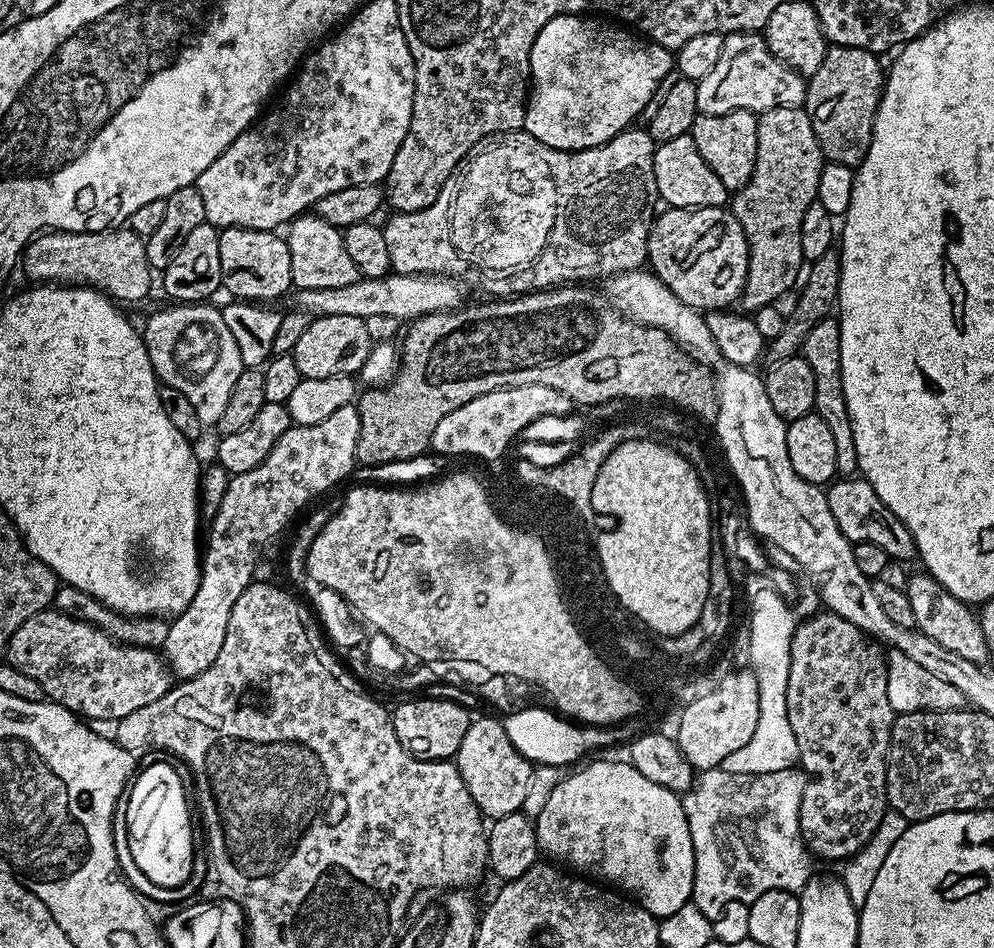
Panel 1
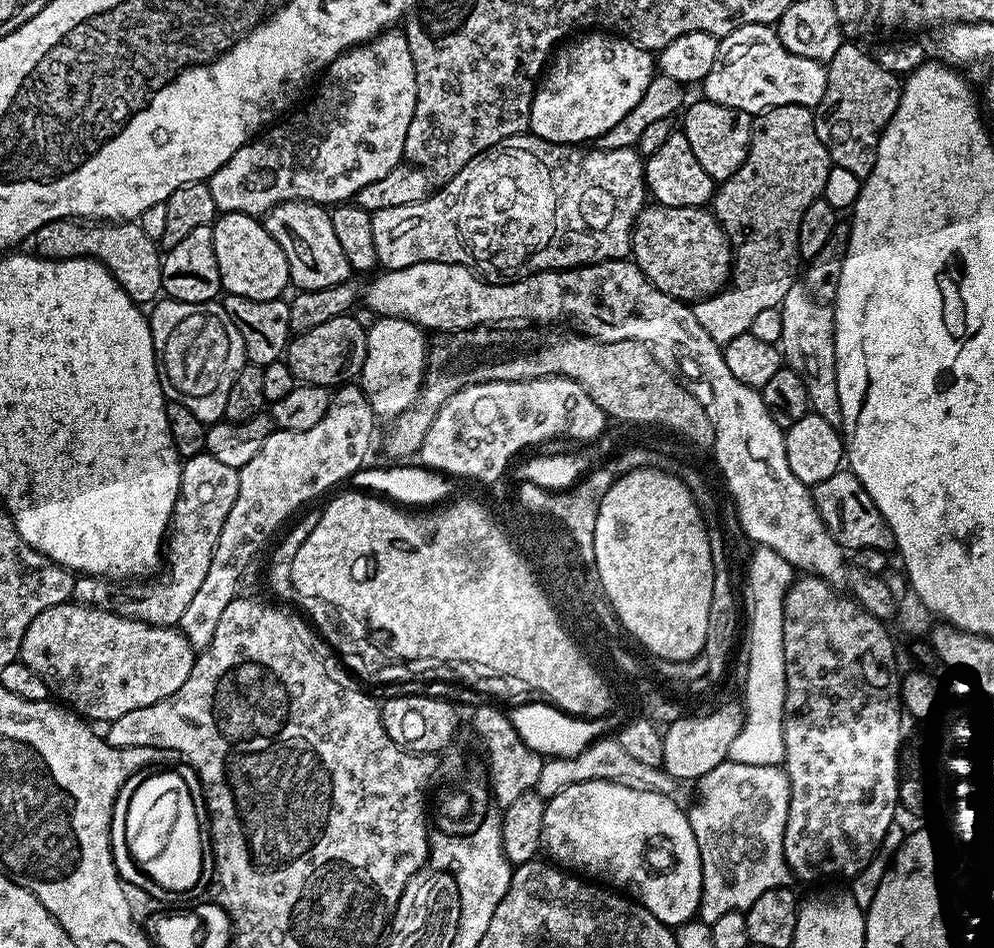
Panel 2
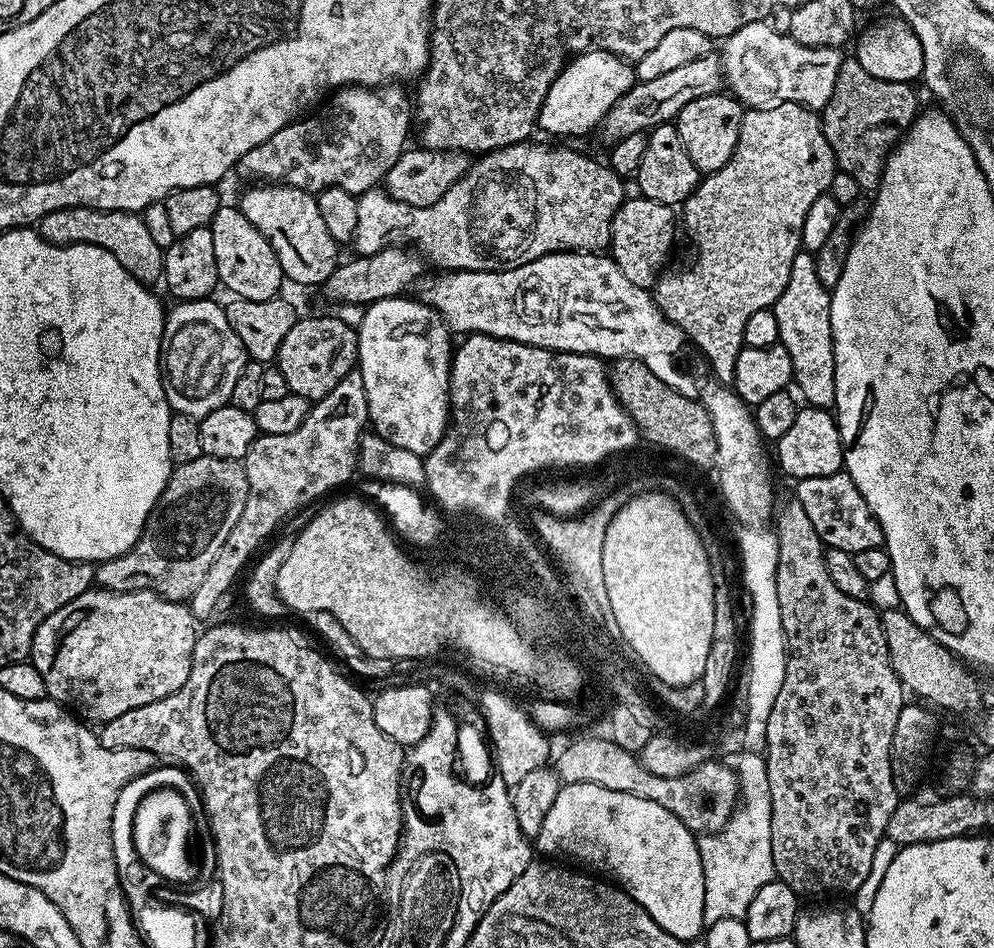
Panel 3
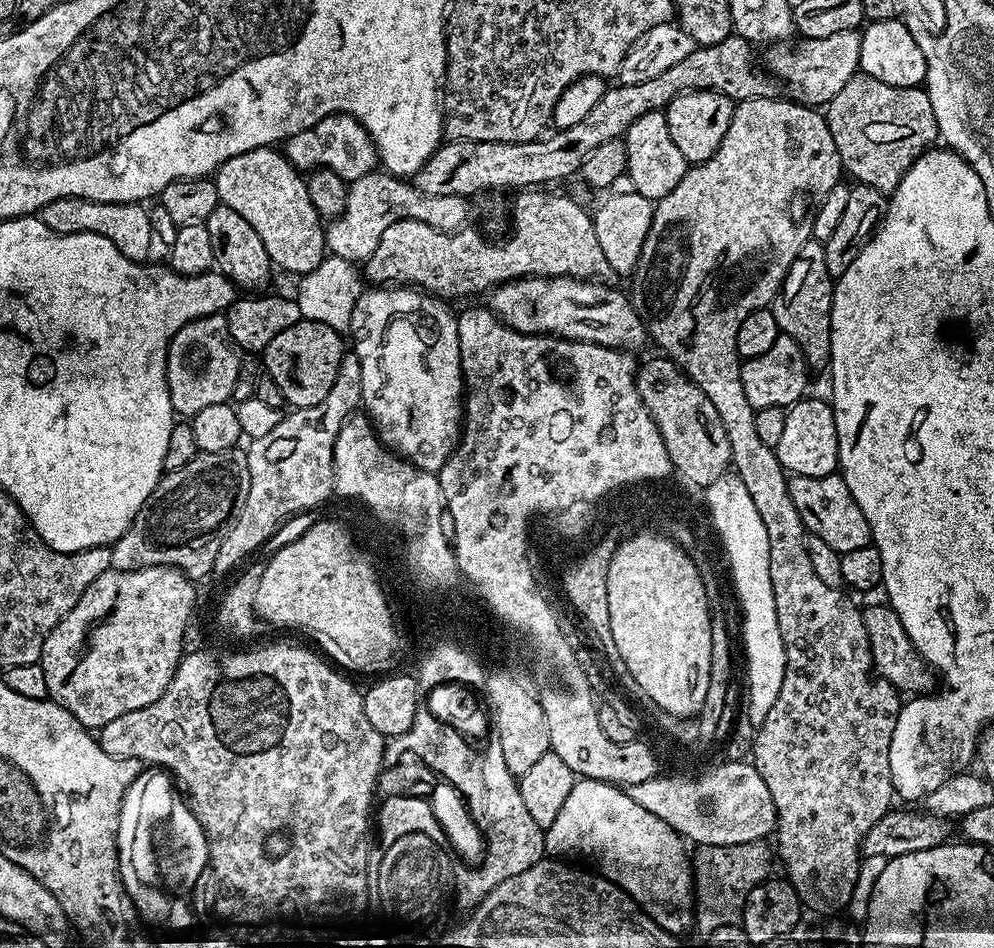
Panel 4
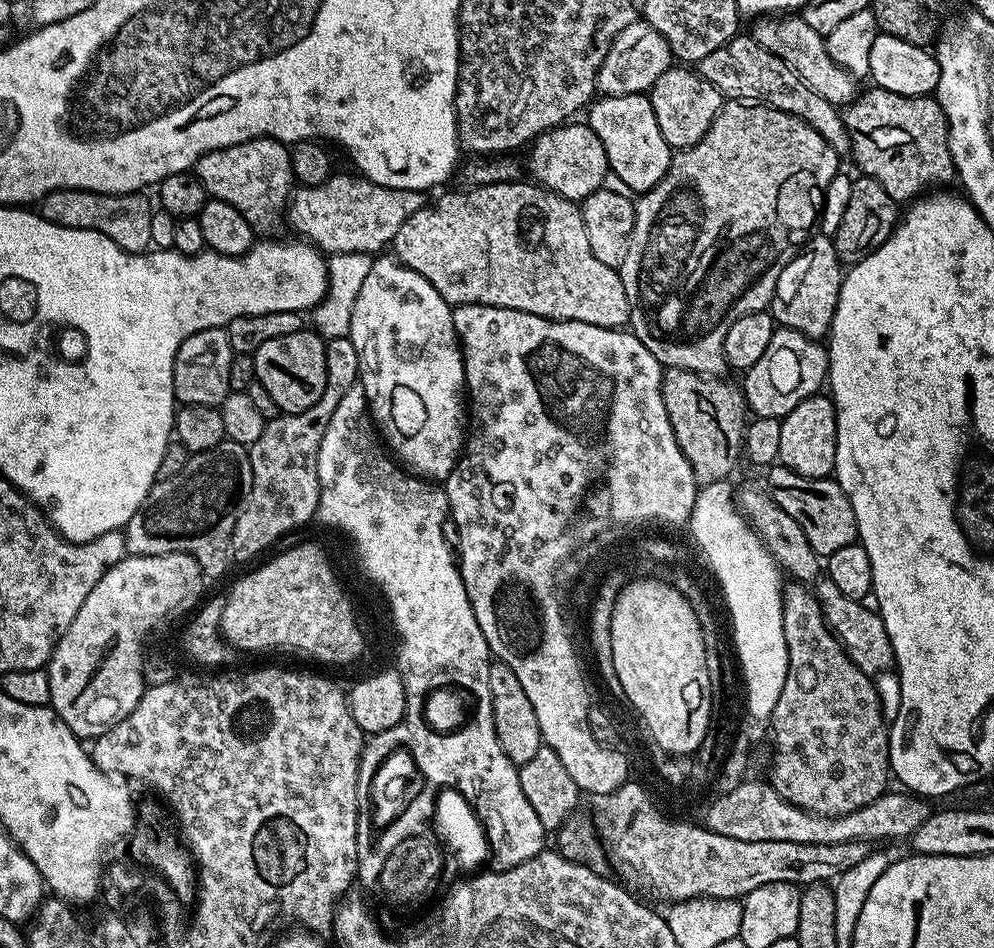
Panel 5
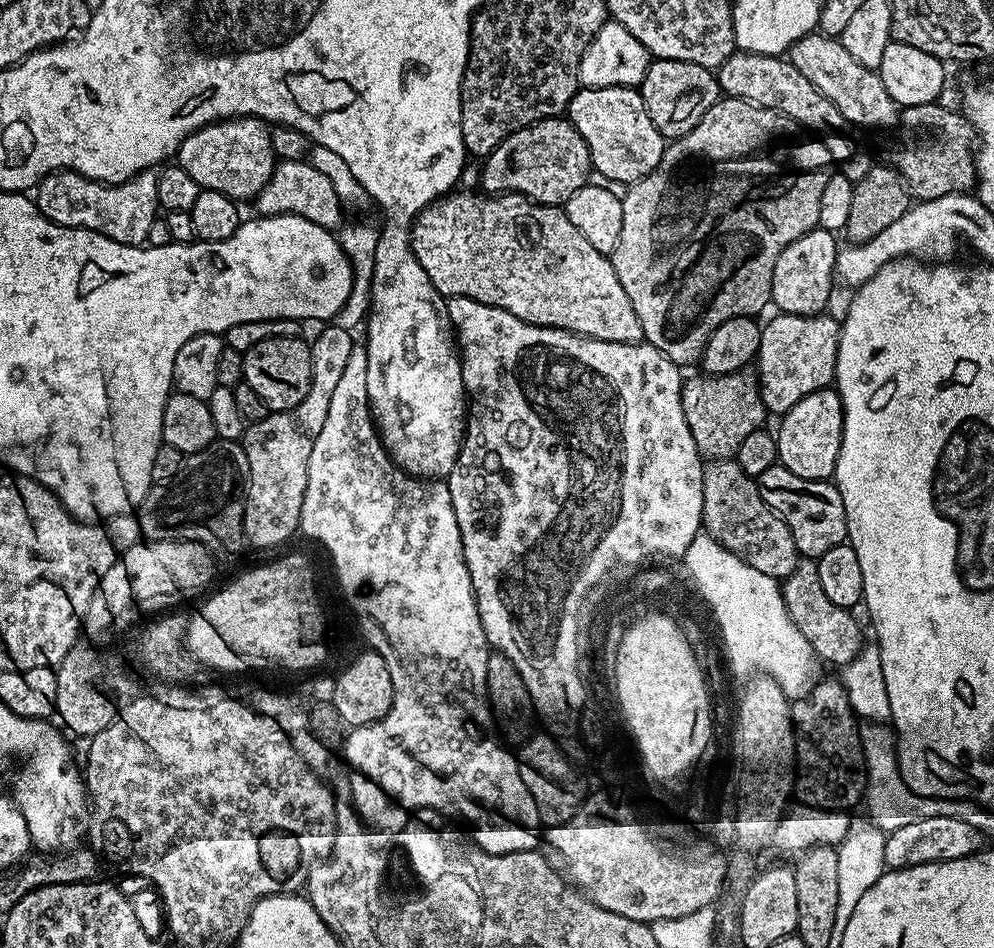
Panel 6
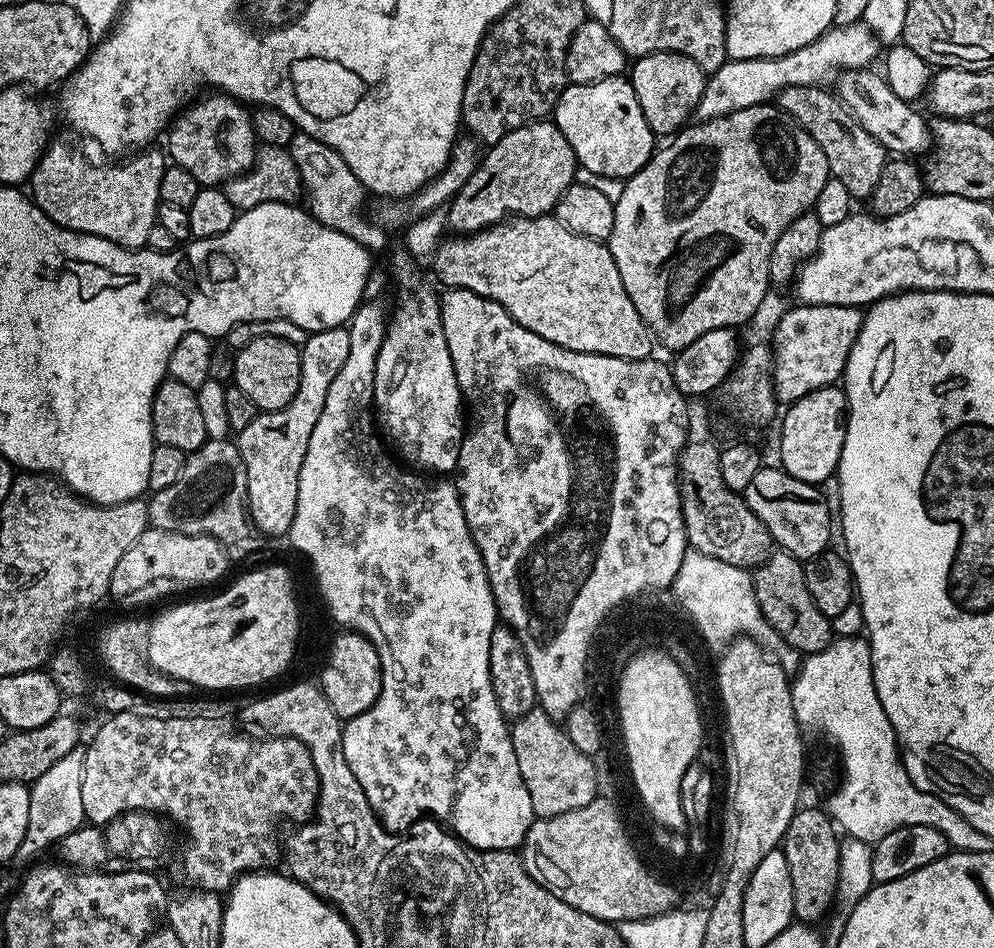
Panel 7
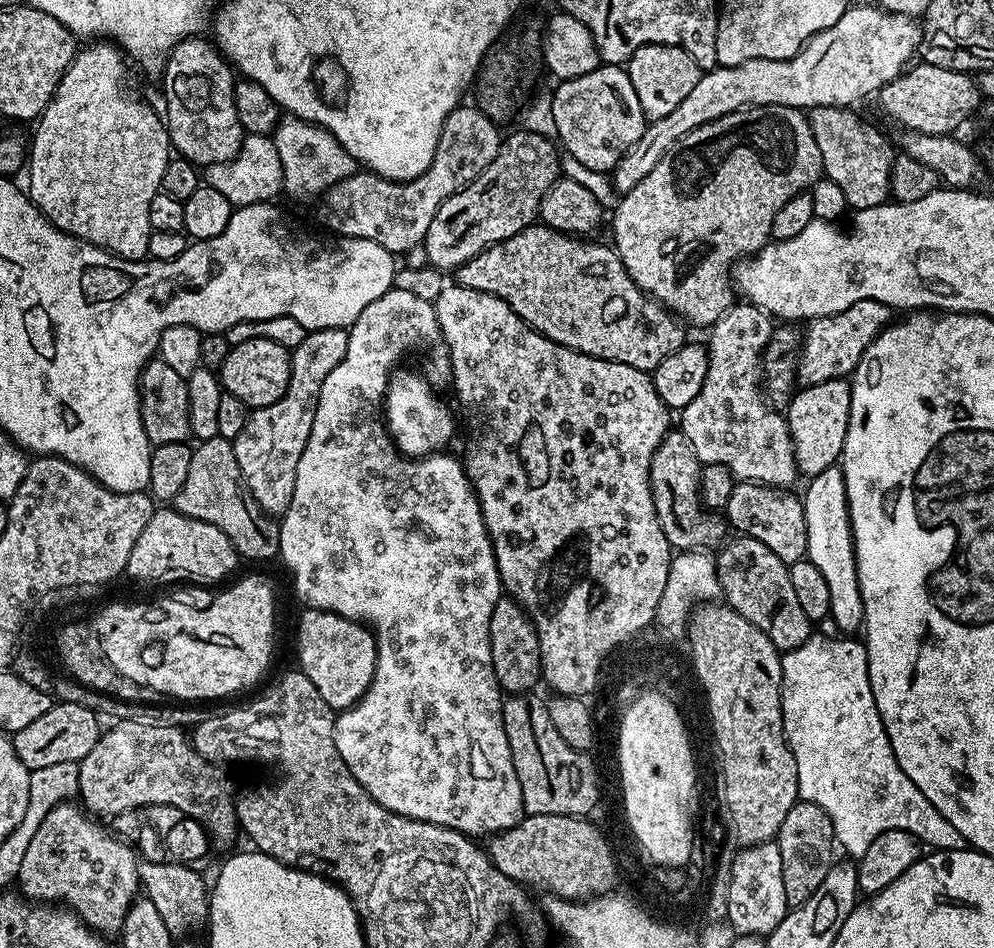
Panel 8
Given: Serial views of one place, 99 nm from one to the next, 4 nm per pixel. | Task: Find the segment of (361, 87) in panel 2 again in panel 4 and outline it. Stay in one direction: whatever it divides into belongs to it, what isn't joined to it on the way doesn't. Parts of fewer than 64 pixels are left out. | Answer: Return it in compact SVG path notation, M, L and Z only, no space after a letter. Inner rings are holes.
M337 114L322 118L314 122L314 126L283 141L282 151L293 167L299 168L301 173L309 174L317 168L325 168L347 182L362 178L378 168L376 144L372 141L371 134L353 116Z

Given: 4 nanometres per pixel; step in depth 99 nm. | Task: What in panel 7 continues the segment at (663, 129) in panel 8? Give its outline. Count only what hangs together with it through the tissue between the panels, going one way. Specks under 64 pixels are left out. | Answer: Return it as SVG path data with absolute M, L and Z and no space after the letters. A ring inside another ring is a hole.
M857 22L833 26L813 44L802 46L785 56L765 56L763 60L729 59L705 79L704 93L696 104L697 121L717 120L743 108L771 101L783 88L790 86L828 86L850 68L866 68L873 62L878 41L870 29Z

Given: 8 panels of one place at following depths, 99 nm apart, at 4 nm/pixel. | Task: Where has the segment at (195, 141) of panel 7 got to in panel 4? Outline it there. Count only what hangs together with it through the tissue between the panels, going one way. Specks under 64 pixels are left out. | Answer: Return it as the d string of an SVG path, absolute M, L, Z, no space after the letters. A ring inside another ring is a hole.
M269 146L238 154L222 162L214 179L220 203L242 214L242 218L254 226L258 238L262 238L262 246L266 246L266 254L270 254L279 271L281 268L284 272L297 272L296 276L301 278L324 261L325 225L314 203L310 202L305 177L283 151Z

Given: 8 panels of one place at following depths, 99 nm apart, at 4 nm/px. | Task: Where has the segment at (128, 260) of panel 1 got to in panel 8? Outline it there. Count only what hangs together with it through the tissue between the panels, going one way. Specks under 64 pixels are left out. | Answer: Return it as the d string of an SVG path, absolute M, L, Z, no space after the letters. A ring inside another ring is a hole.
M92 42L89 44L92 44L89 48L81 47L77 51L75 59L72 60L72 65L58 82L52 101L48 103L44 113L35 121L36 133L32 136L32 144L30 140L30 151L26 156L26 173L28 172L26 192L32 203L61 232L67 232L81 240L86 240L88 243L96 245L97 248L103 248L123 259L137 261L148 256L148 237L150 235L148 211L150 210L150 202L161 191L164 171L170 159L168 129L161 113L157 109L156 113L146 101L140 100L135 86L128 81L129 61L126 59L125 53L112 42Z

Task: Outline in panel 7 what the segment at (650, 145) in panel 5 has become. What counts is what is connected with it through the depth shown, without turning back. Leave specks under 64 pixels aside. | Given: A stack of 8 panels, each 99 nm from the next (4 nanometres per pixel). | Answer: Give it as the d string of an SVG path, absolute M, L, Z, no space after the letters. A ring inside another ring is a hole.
M623 75L595 80L593 84L569 83L556 103L554 123L570 142L577 165L596 176L623 181L647 166L654 155L652 127L642 114L631 79Z

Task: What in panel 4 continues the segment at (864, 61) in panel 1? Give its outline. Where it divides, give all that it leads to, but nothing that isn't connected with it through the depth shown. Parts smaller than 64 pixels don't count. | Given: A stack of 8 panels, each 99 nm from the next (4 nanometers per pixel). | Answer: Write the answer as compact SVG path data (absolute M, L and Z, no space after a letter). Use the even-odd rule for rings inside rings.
M863 71L856 75L834 94L834 98L826 105L826 119L830 126L830 134L834 134L834 146L838 146L840 167L853 177L855 183L874 186L885 198L902 182L906 170L918 157L937 143L936 119L934 106L930 106L930 98L923 87L903 88L887 85L878 78L870 77Z

